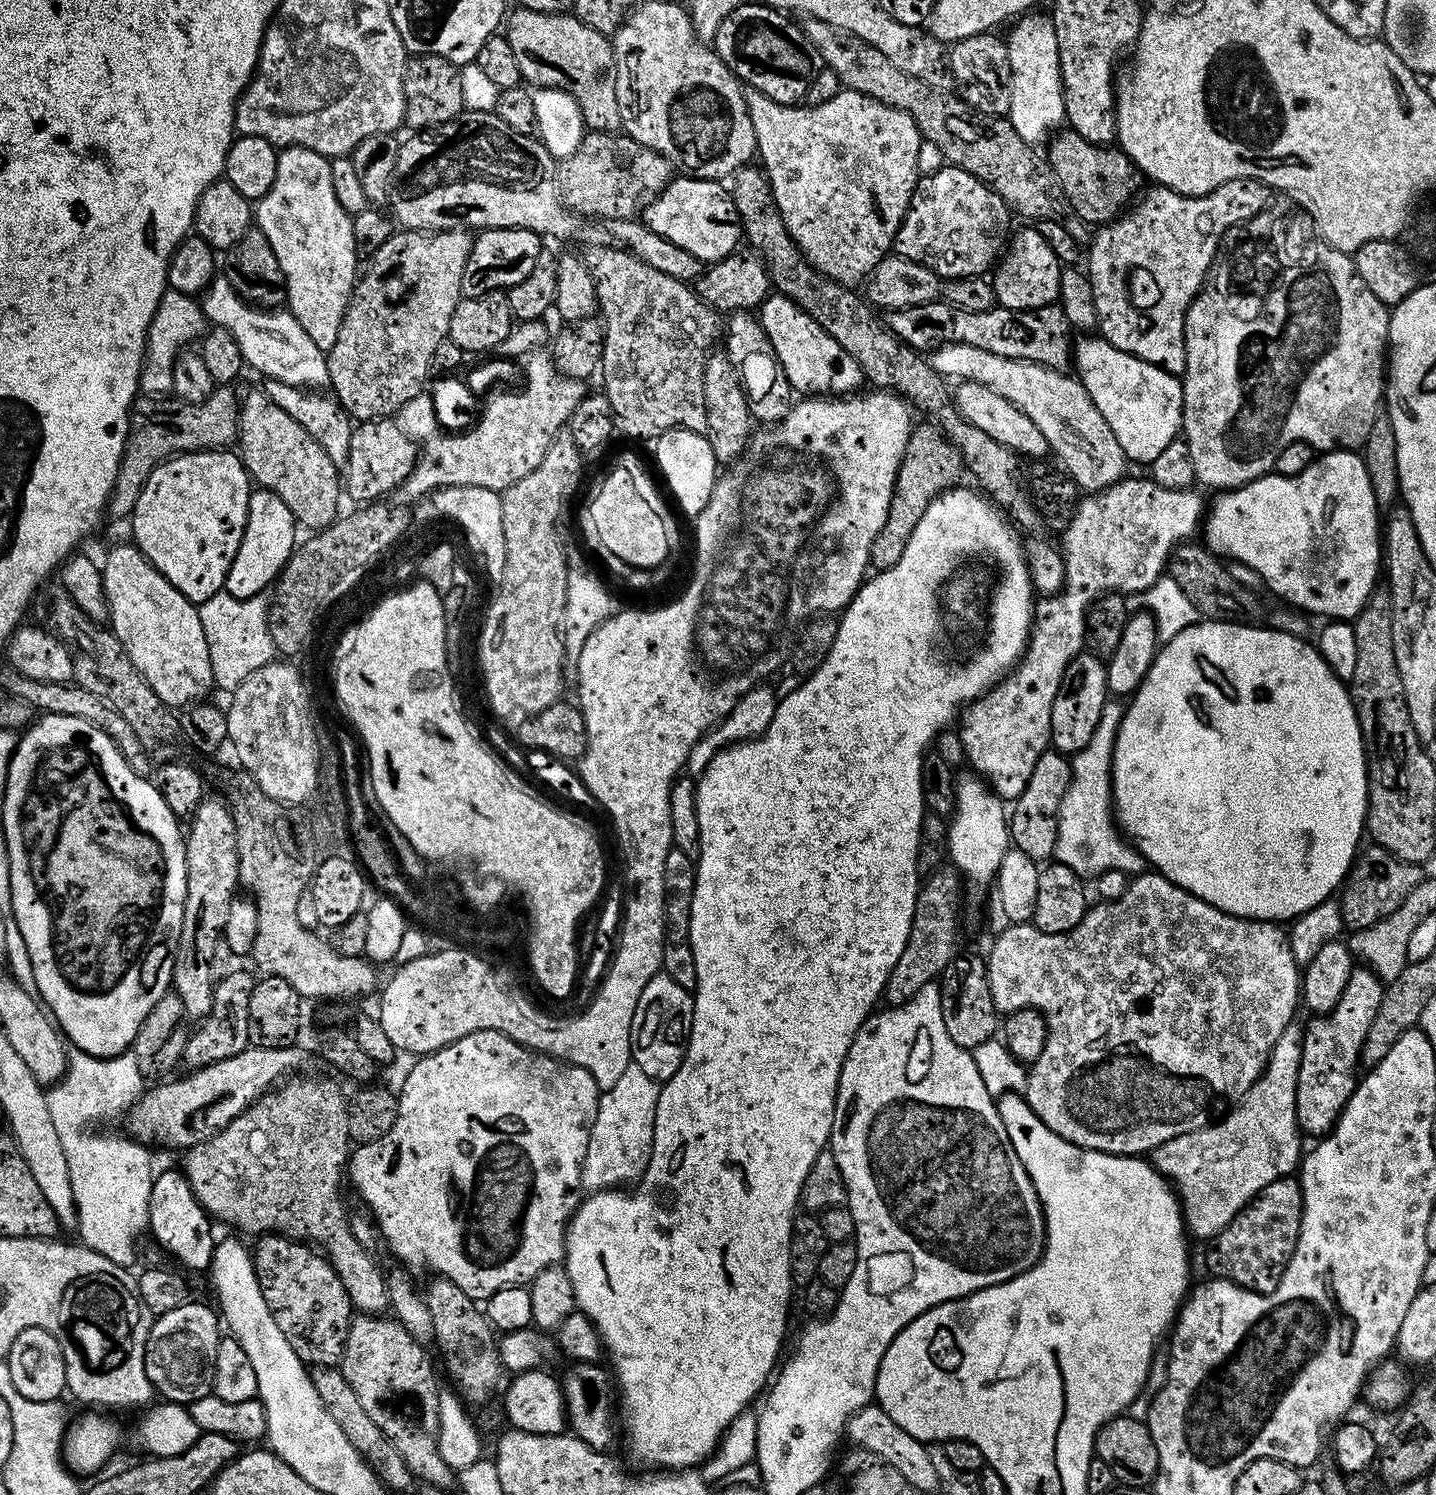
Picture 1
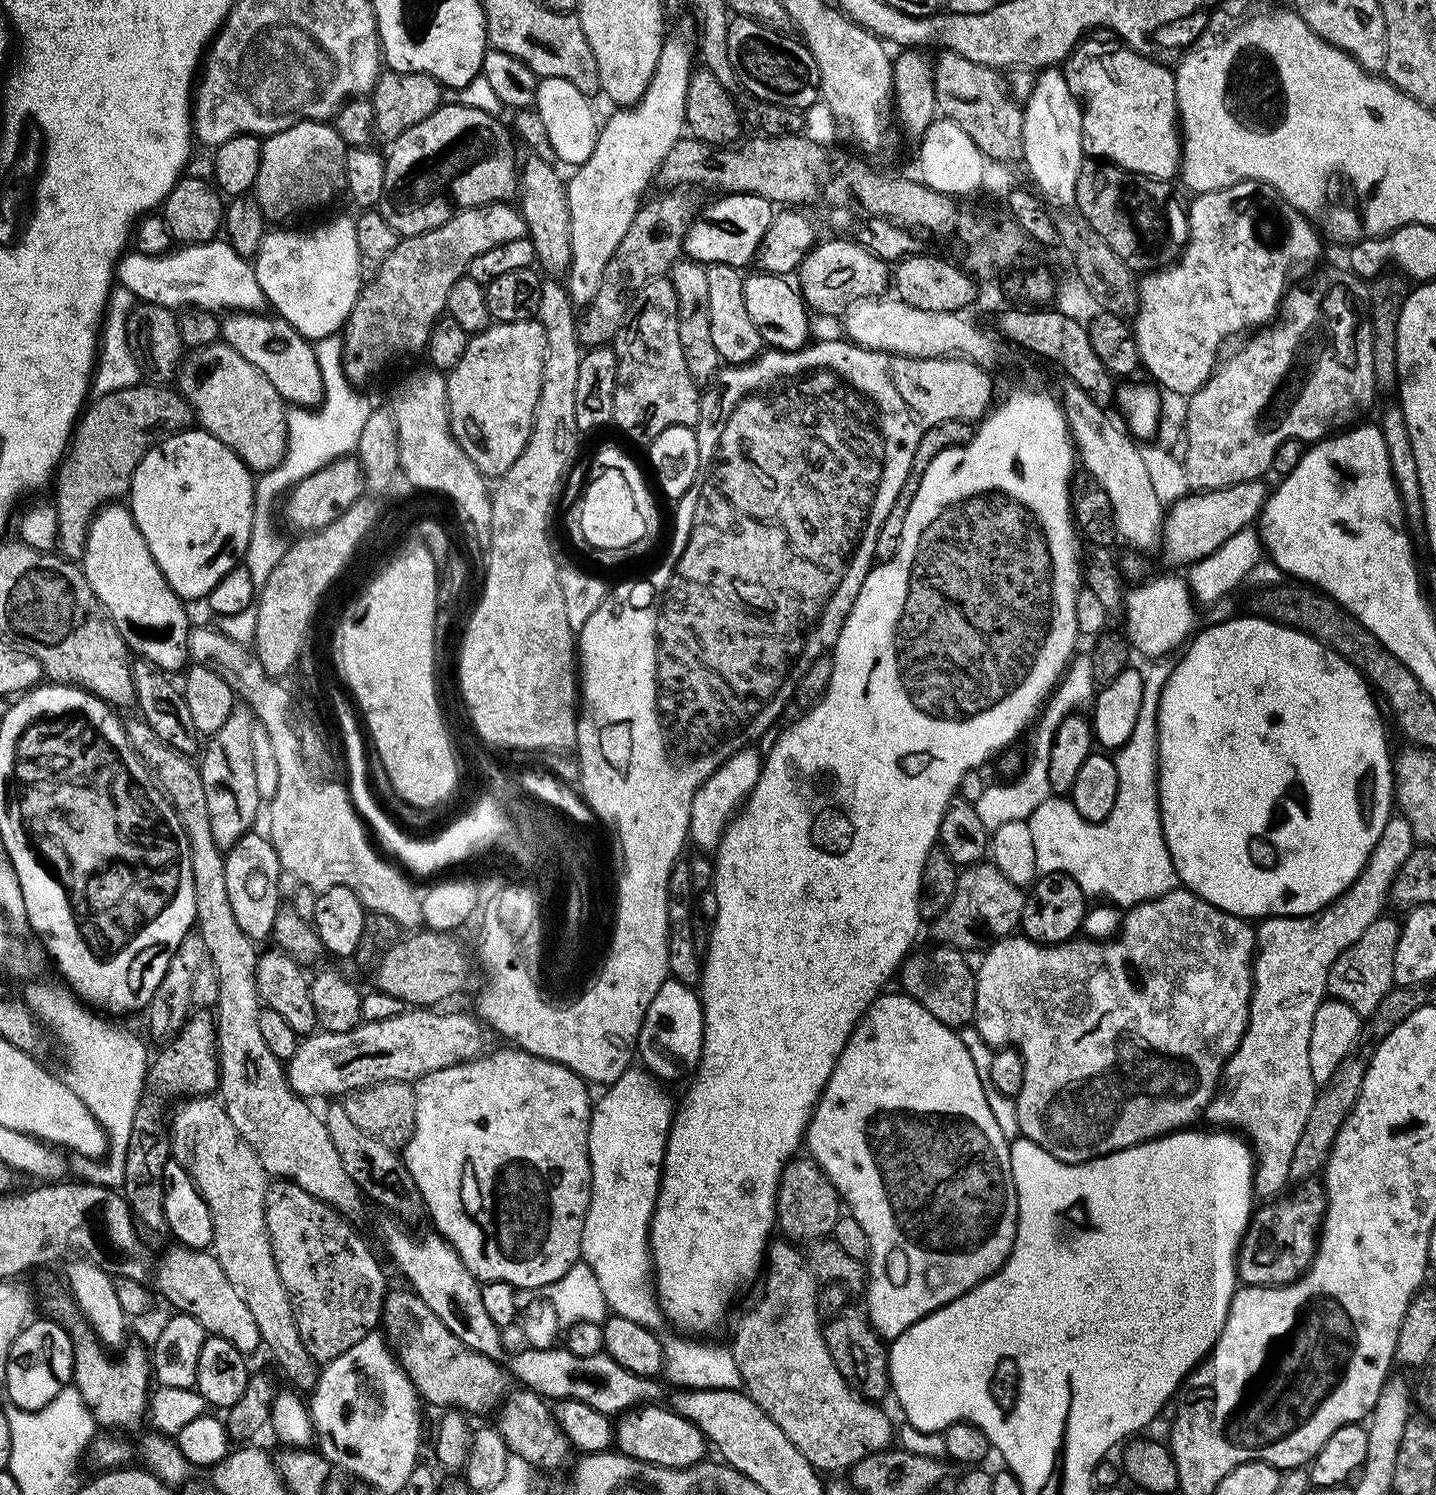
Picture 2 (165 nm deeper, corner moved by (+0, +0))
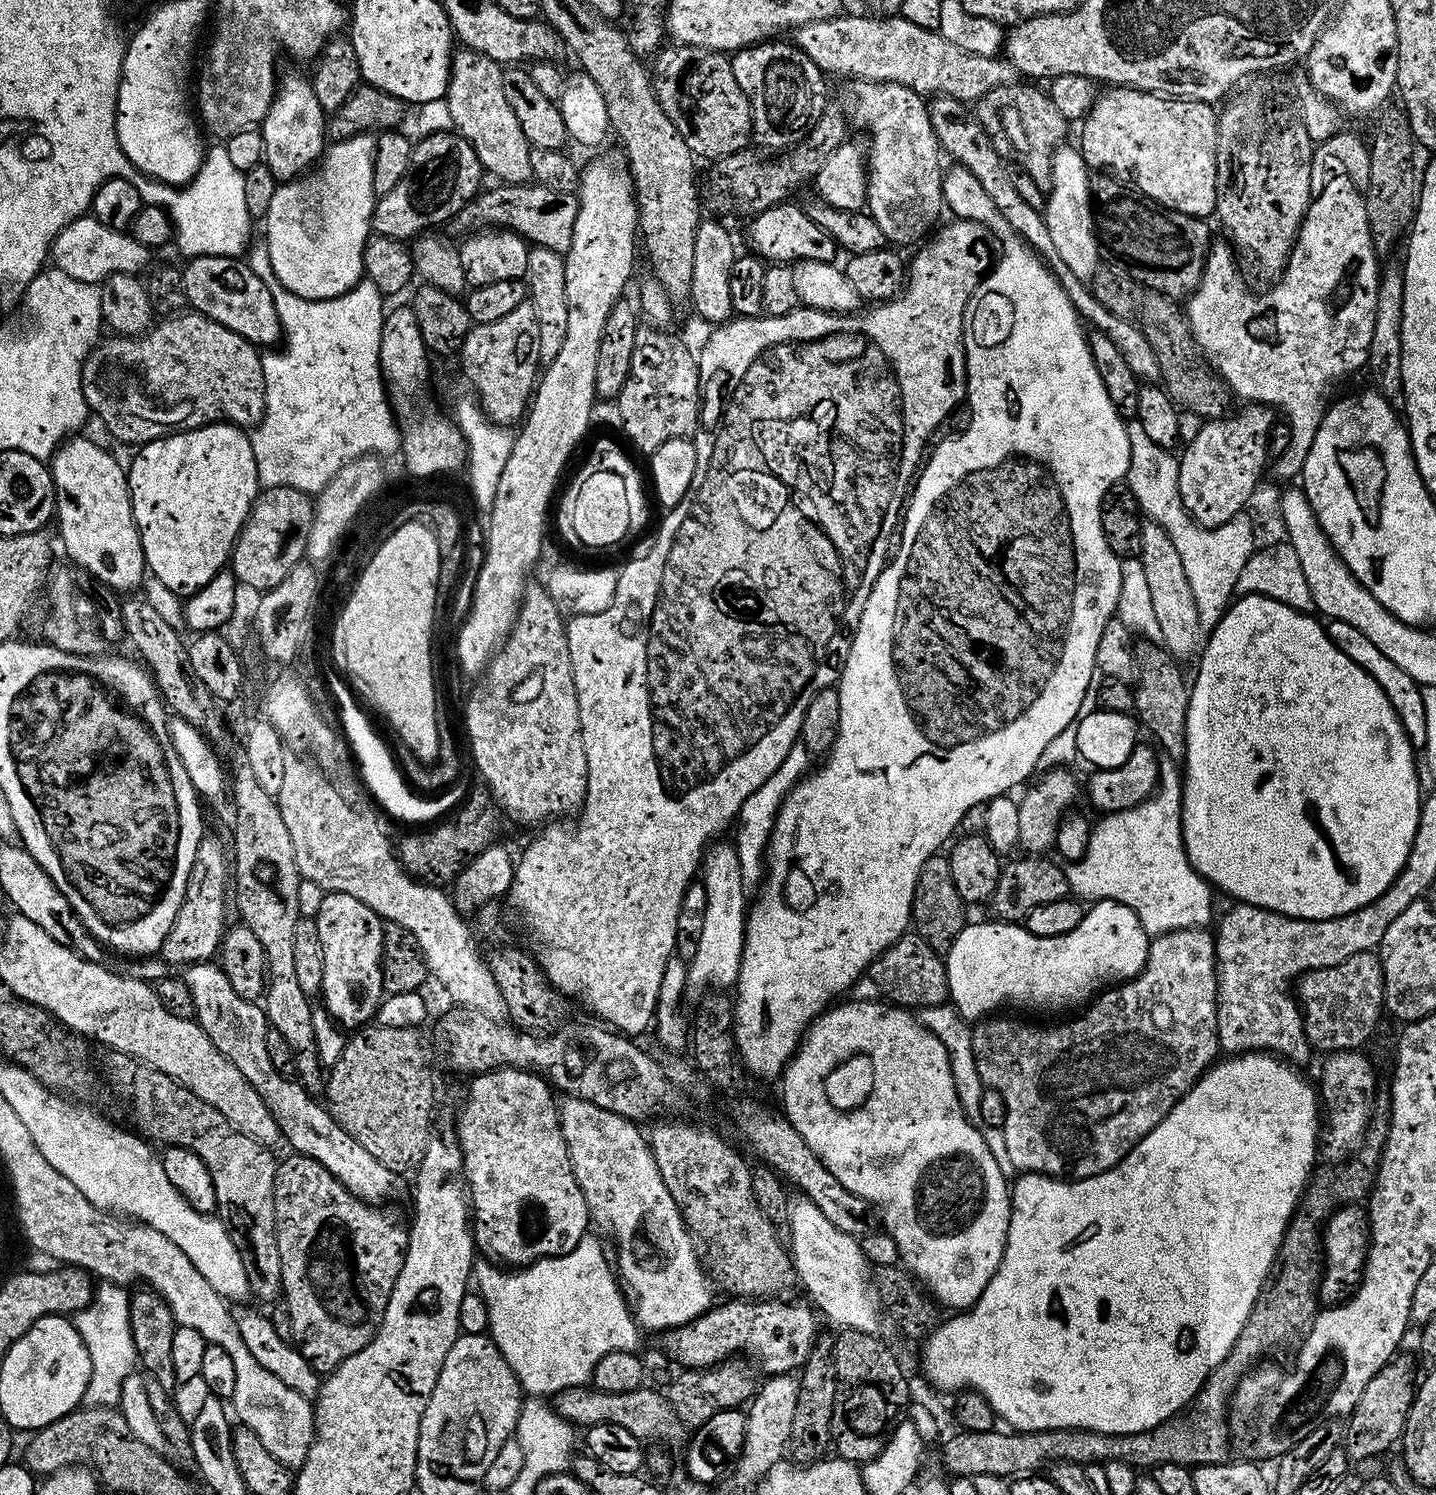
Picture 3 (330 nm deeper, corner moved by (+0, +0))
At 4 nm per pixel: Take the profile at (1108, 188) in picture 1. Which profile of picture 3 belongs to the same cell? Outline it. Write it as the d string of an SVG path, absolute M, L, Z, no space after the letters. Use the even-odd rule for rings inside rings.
M1096 174L1090 183L1094 193L1094 219L1096 221L1096 238L1105 257L1122 265L1131 276L1142 282L1145 289L1161 292L1163 296L1187 298L1195 292L1204 277L1204 264L1208 260L1210 239L1208 240L1207 219L1199 216L1187 216L1174 208L1165 208L1149 196L1141 196L1139 191L1127 192L1120 184L1112 184L1108 174Z

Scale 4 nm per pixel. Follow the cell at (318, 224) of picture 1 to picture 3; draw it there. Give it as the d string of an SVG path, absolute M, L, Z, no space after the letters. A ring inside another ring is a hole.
M288 72L279 77L276 96L259 129L264 139L263 163L276 175L277 181L294 180L319 161L326 151L326 114L318 106L307 75Z

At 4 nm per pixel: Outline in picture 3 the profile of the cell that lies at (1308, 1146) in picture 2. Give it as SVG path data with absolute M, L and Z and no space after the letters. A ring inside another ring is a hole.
M1361 1151L1359 1154L1353 1155L1351 1158L1344 1160L1343 1163L1329 1163L1327 1166L1320 1166L1313 1171L1309 1181L1308 1187L1304 1189L1304 1195L1300 1198L1300 1203L1296 1206L1296 1212L1292 1215L1292 1219L1288 1222L1288 1228L1284 1231L1284 1237L1280 1243L1280 1249L1276 1252L1276 1261L1272 1264L1272 1269L1268 1272L1268 1277L1264 1280L1264 1285L1260 1288L1258 1298L1254 1302L1252 1307L1252 1313L1246 1318L1246 1322L1242 1326L1242 1330L1238 1334L1238 1338L1234 1342L1234 1346L1228 1352L1228 1356L1216 1369L1210 1373L1207 1380L1204 1382L1203 1388L1201 1388L1199 1394L1196 1395L1194 1406L1189 1407L1183 1412L1177 1412L1175 1416L1171 1416L1169 1420L1164 1420L1157 1428L1151 1428L1150 1430L1142 1430L1141 1432L1135 1432L1134 1434L1106 1434L1105 1432L1095 1432L1089 1428L1047 1428L1044 1432L1018 1432L1015 1430L993 1430L991 1432L965 1432L963 1430L957 1431L957 1436L952 1436L944 1444L944 1449L940 1452L940 1460L943 1471L947 1473L949 1477L955 1478L957 1476L970 1476L974 1477L978 1474L998 1474L1005 1478L1019 1478L1025 1474L1036 1474L1041 1470L1047 1469L1053 1464L1061 1464L1064 1460L1069 1460L1072 1464L1095 1464L1097 1462L1122 1462L1126 1466L1135 1468L1137 1470L1151 1470L1162 1466L1163 1464L1177 1464L1178 1466L1186 1466L1187 1468L1194 1469L1200 1464L1223 1464L1229 1459L1228 1456L1228 1444L1230 1448L1230 1397L1235 1391L1236 1383L1245 1372L1249 1371L1257 1363L1256 1360L1259 1356L1264 1356L1267 1352L1272 1352L1275 1348L1283 1346L1287 1340L1295 1341L1297 1337L1301 1335L1311 1325L1312 1321L1316 1319L1318 1311L1318 1289L1320 1286L1320 1278L1322 1275L1322 1233L1324 1226L1328 1222L1329 1216L1336 1211L1337 1208L1341 1208L1343 1204L1355 1204L1363 1201L1365 1197L1371 1193L1372 1185L1376 1178L1376 1166L1378 1163L1375 1155L1371 1156L1370 1153Z

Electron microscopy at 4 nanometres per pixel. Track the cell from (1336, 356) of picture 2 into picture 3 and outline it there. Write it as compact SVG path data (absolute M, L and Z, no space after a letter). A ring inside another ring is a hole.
M1249 403L1241 412L1234 412L1205 419L1193 440L1183 445L1184 456L1179 457L1182 506L1203 528L1222 526L1245 511L1247 499L1266 472L1264 460L1269 459L1268 431L1274 423L1273 409Z

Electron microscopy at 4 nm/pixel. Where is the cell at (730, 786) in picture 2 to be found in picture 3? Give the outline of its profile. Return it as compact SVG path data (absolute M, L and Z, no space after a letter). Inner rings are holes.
M713 842L704 849L704 859L700 865L699 875L706 890L706 910L698 950L688 964L688 988L692 990L731 989L736 983L744 949L744 921L750 902L744 898L746 887L742 880L741 863L735 843L719 843Z

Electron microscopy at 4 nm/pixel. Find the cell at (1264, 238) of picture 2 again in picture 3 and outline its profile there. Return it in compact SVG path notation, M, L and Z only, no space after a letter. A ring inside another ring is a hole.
M1336 174L1322 194L1309 204L1300 233L1296 235L1296 245L1277 279L1281 280L1269 292L1256 293L1248 289L1236 265L1237 253L1233 245L1223 243L1213 243L1209 247L1204 277L1195 292L1187 297L1188 329L1192 331L1200 353L1212 365L1212 370L1223 378L1233 397L1240 399L1241 396L1244 402L1284 411L1283 419L1291 426L1292 437L1286 454L1275 457L1271 463L1270 476L1276 482L1292 482L1295 476L1297 479L1303 473L1310 446L1314 446L1314 434L1318 434L1318 426L1329 407L1330 400L1324 395L1331 390L1332 384L1359 368L1361 371L1368 363L1382 268L1379 263L1376 265L1378 253L1372 243L1364 197L1349 177Z

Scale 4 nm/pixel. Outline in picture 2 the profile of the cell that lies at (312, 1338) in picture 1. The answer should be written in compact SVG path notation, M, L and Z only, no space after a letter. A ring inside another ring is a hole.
M276 1178L269 1183L266 1190L266 1226L270 1234L270 1246L274 1250L274 1262L278 1266L278 1274L282 1274L282 1282L292 1299L292 1309L296 1315L298 1334L302 1334L302 1342L306 1346L306 1350L310 1350L313 1360L321 1365L326 1365L334 1358L338 1358L338 1354L346 1354L346 1350L350 1350L350 1346L358 1346L358 1342L362 1342L362 1338L366 1338L371 1332L377 1331L384 1311L384 1293L386 1291L384 1268L380 1265L379 1258L372 1253L371 1246L364 1241L363 1234L356 1229L355 1223L349 1222L335 1208L319 1200L314 1194L308 1194L306 1190L302 1190L302 1186L298 1186L293 1180Z

